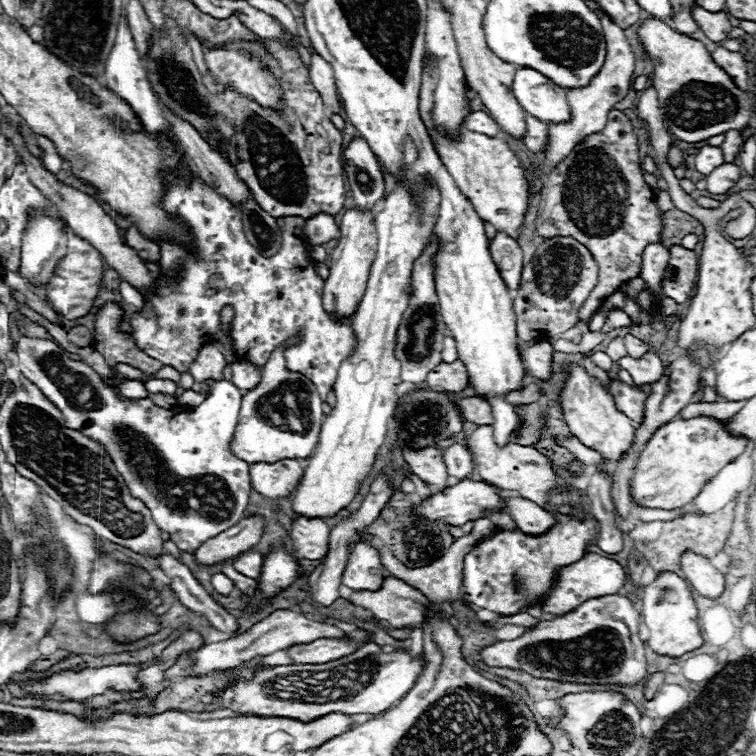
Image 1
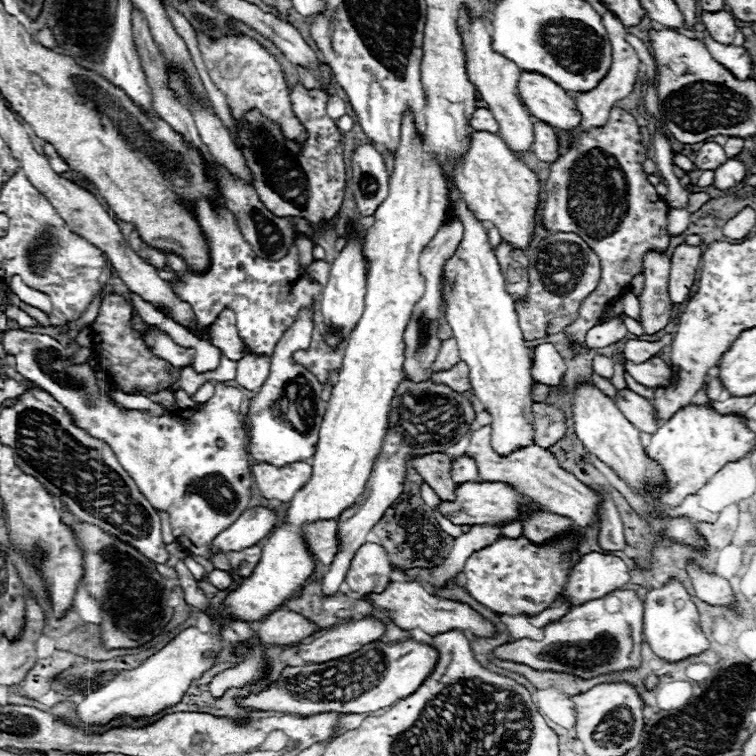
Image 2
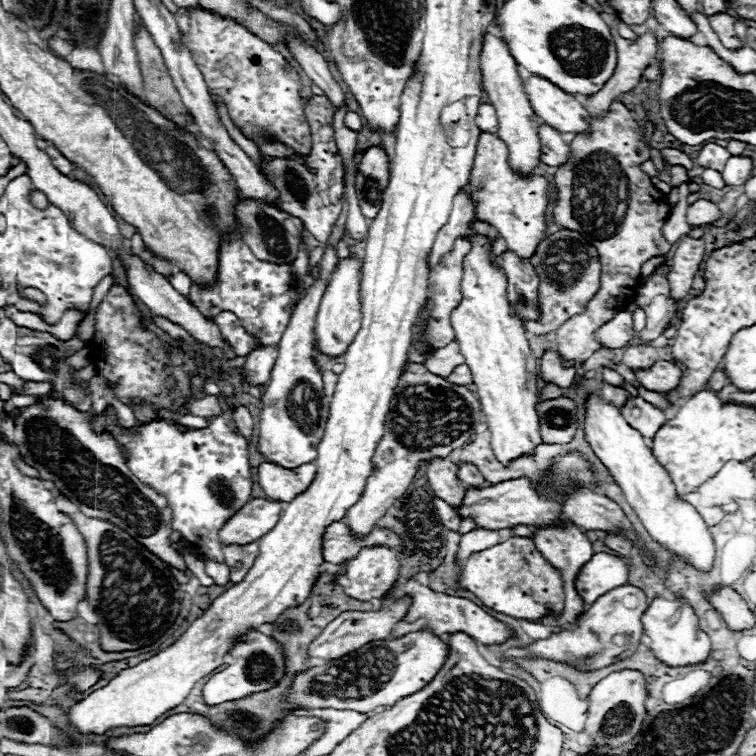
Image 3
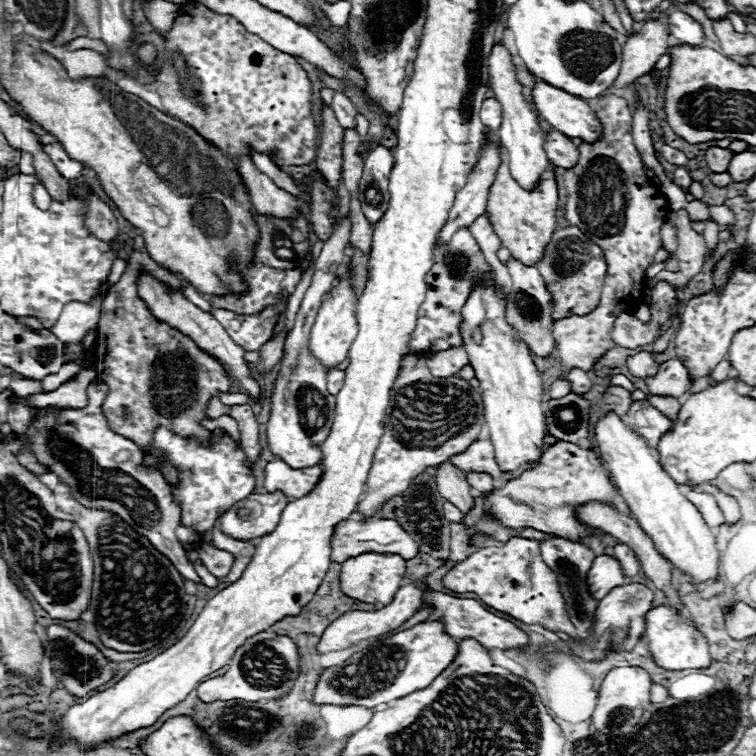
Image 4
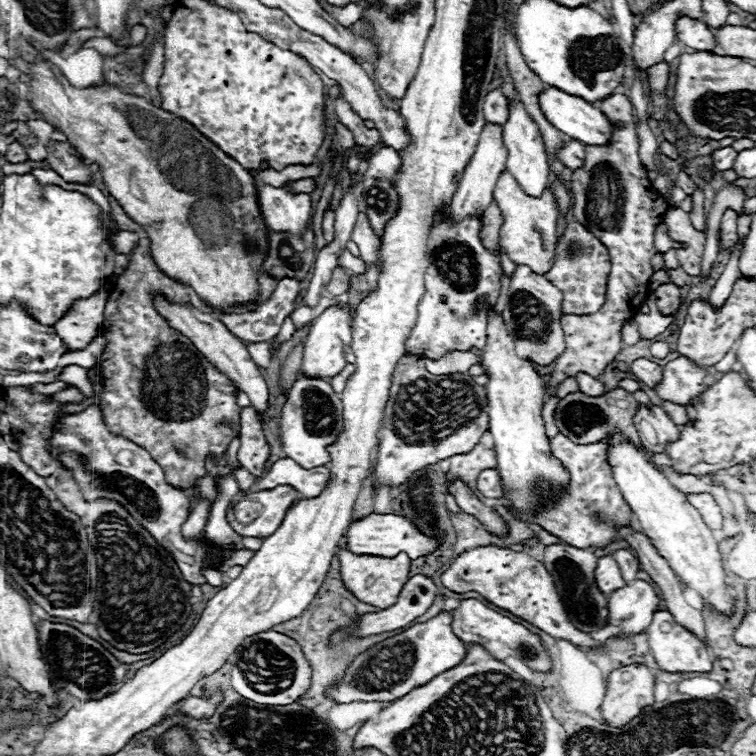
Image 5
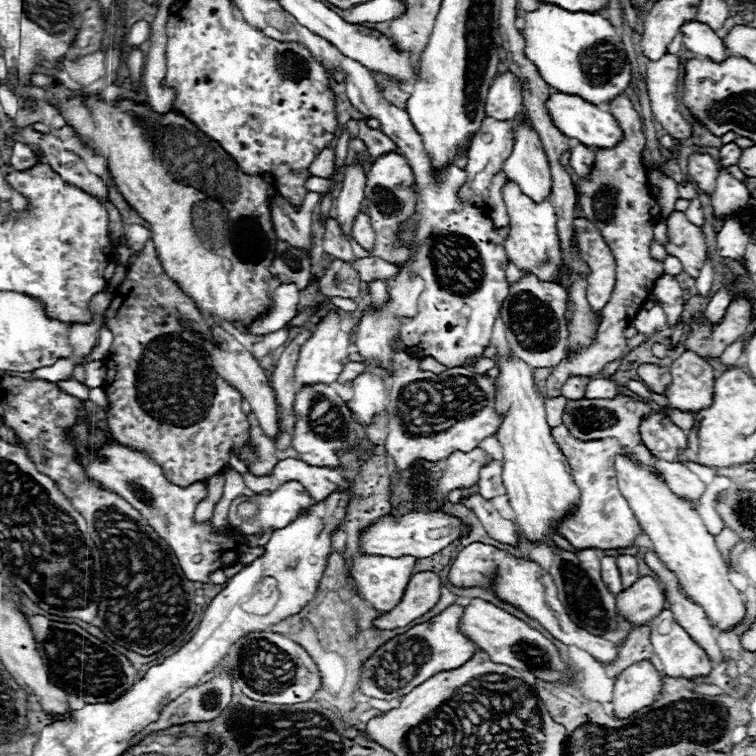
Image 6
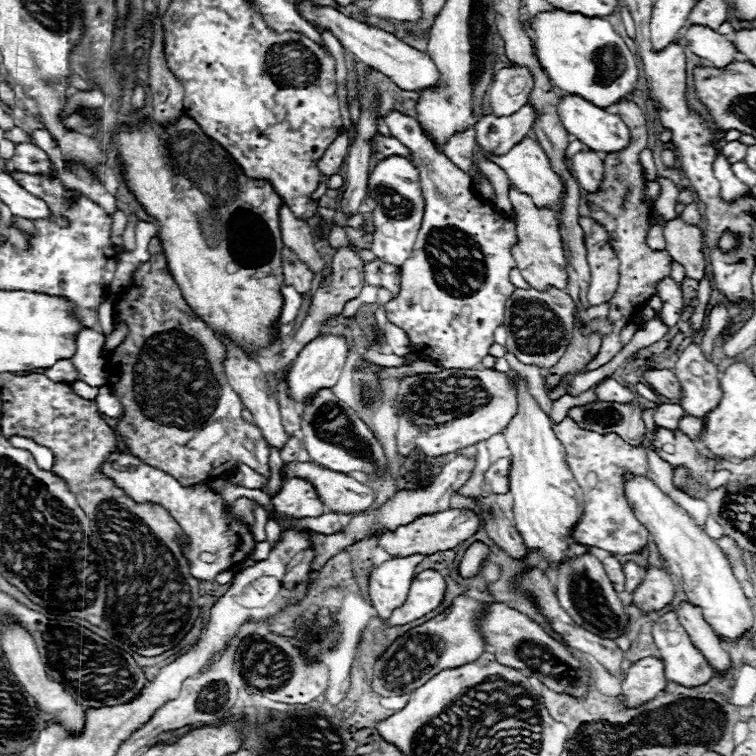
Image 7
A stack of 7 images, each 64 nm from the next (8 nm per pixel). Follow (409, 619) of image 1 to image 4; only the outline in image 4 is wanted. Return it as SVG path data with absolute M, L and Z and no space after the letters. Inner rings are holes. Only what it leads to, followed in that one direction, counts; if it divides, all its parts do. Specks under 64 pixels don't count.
M426 592L424 596L426 606L436 606L436 618L444 622L446 632L452 638L464 640L464 638L474 638L488 650L518 650L528 646L528 634L514 626L510 620L504 620L490 610L486 610L478 600L468 600L468 598L452 598L442 592Z

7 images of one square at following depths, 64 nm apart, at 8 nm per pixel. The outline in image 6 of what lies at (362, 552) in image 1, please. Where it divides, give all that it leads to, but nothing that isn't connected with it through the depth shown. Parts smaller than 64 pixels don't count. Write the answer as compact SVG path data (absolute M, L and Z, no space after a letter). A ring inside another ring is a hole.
M338 528L332 532L332 547L337 552L344 554L344 559L350 562L349 576L354 580L354 586L358 594L378 612L386 614L394 606L400 604L404 590L412 578L412 570L416 564L416 558L412 556L400 556L400 558L388 558L388 556L362 556L362 558L350 558L346 553L346 533Z

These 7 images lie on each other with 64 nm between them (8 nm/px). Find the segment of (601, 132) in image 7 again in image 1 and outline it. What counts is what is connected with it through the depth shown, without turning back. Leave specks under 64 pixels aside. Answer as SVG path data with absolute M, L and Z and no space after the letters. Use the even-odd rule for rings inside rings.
M520 68L514 74L512 94L520 106L534 118L560 124L570 120L566 90L532 68Z

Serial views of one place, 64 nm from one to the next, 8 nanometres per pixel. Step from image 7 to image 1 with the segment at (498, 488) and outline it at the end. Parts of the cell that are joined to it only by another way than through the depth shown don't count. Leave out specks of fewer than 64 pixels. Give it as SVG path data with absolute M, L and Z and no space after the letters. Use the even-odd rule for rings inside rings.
M452 444L442 450L444 452L444 464L448 468L448 474L456 480L464 480L474 472L474 462L470 452L466 452L462 446Z

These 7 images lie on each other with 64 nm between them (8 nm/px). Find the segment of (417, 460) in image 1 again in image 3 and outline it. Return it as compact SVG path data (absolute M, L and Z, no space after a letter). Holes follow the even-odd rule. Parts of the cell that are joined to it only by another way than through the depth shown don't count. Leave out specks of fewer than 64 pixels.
M444 458L428 462L424 468L428 472L428 480L434 494L444 502L448 502L450 506L460 508L466 494L466 486L458 480L458 466L448 458Z

